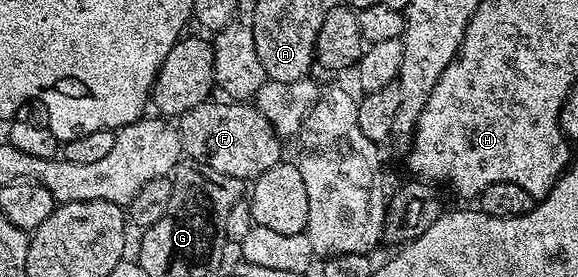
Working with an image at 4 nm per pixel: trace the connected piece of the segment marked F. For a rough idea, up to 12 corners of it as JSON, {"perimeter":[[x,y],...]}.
{"perimeter":[[204,100],[177,118],[189,160],[253,179],[283,138],[250,103]]}

